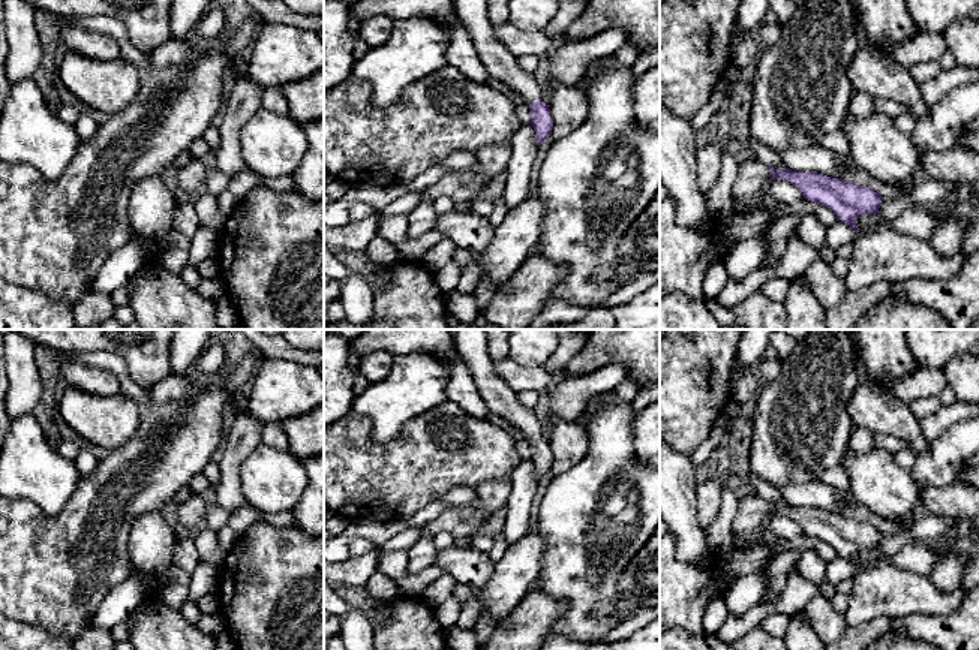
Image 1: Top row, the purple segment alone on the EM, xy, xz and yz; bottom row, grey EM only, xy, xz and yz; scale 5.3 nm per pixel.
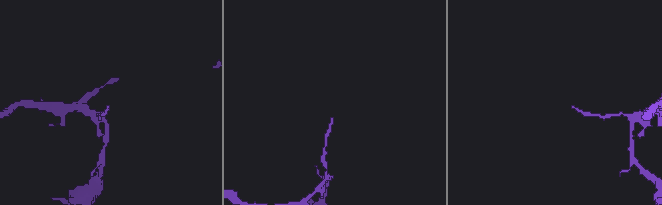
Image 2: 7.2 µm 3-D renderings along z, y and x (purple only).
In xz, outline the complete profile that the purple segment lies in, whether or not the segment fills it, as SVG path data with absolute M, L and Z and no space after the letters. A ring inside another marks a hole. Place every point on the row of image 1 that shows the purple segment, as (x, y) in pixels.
M453 0L453 7L489 76L505 82L529 105L529 123L540 147L550 136L553 121L549 105L541 100L541 88L534 73L522 69L517 57L496 39L487 13L487 0Z

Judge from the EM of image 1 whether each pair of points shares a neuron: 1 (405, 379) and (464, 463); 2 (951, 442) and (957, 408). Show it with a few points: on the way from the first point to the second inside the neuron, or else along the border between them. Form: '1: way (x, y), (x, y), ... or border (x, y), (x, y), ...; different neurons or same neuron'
1: border (447, 400), (413, 417), (399, 430); different neurons
2: border (963, 420), (930, 442); different neurons

